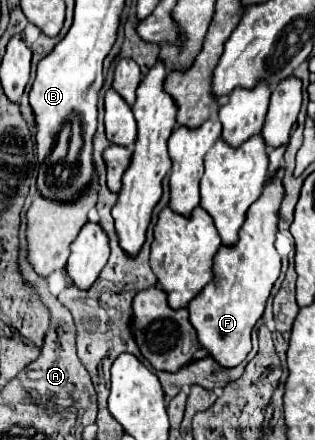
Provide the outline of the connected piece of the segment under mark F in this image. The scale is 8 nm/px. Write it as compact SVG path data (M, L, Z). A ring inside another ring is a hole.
M283 167L265 181L261 197L249 207L247 219L245 219L243 227L239 229L237 243L233 243L233 247L221 245L219 251L215 253L211 285L207 283L203 287L203 291L189 303L189 319L191 319L193 327L197 329L199 343L203 347L207 347L209 355L215 357L217 363L223 367L239 365L251 351L251 329L263 315L271 287L277 281L279 271L281 271L281 257L275 249L275 235L277 235L277 225L279 225L279 203L283 201L283 181L281 179L283 179Z

